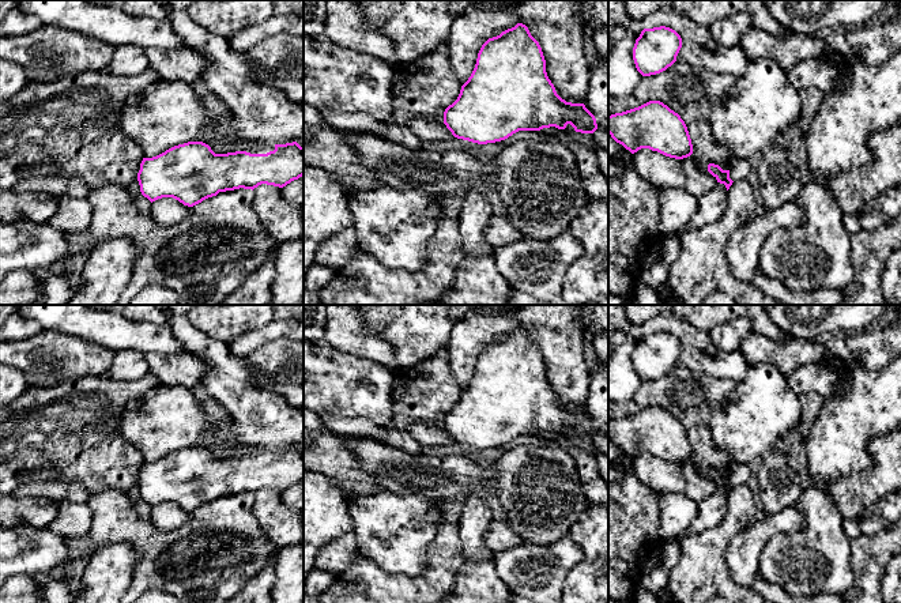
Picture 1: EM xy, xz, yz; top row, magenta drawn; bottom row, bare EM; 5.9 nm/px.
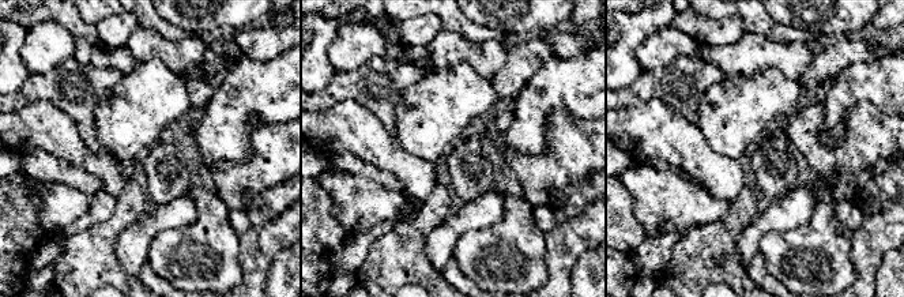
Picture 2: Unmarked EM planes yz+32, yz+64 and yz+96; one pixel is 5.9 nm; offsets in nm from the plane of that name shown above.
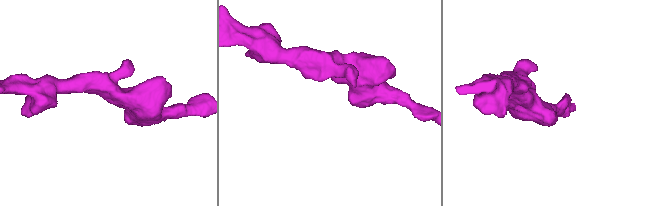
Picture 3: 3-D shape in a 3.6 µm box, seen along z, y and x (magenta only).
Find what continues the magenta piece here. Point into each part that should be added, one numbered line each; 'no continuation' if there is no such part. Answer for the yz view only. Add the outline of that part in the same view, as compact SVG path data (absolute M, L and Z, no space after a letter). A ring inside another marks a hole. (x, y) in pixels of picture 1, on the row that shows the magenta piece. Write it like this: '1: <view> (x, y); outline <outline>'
no continuation

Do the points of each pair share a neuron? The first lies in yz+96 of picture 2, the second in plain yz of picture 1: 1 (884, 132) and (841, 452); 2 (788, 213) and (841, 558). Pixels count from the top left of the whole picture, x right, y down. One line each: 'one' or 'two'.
1: two
2: two

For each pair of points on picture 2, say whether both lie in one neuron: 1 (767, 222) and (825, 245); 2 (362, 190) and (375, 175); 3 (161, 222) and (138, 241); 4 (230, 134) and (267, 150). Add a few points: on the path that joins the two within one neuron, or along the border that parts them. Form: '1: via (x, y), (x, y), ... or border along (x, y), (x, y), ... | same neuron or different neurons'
1: border along (813, 211), (794, 228), (768, 230), (759, 247) | different neurons
2: border along (339, 170), (362, 175), (392, 191), (400, 191) | different neurons
3: via (155, 224), (143, 236) | same neuron
4: border along (275, 123), (253, 117), (251, 155), (223, 161) | different neurons

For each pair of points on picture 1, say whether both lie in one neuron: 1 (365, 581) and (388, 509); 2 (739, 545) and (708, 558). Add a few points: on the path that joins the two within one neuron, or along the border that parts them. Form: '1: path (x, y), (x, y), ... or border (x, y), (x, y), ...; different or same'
1: border (359, 551), (383, 569), (400, 575); different
2: border (747, 527), (730, 541), (724, 553), (734, 581); different

